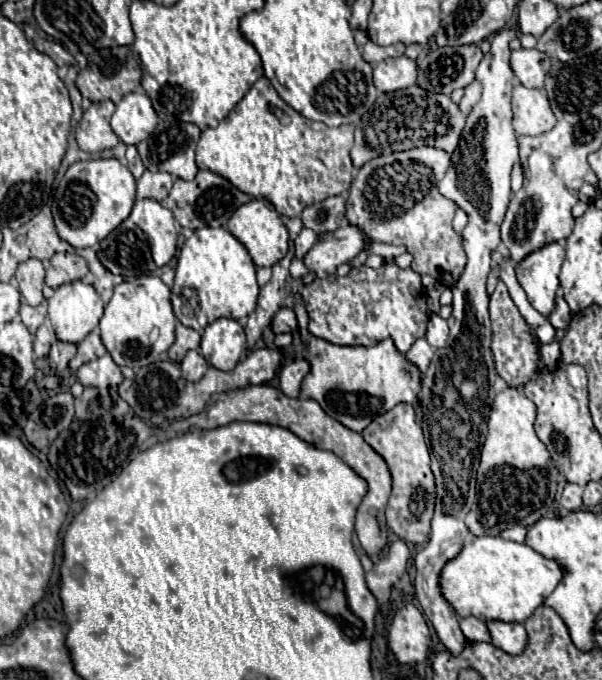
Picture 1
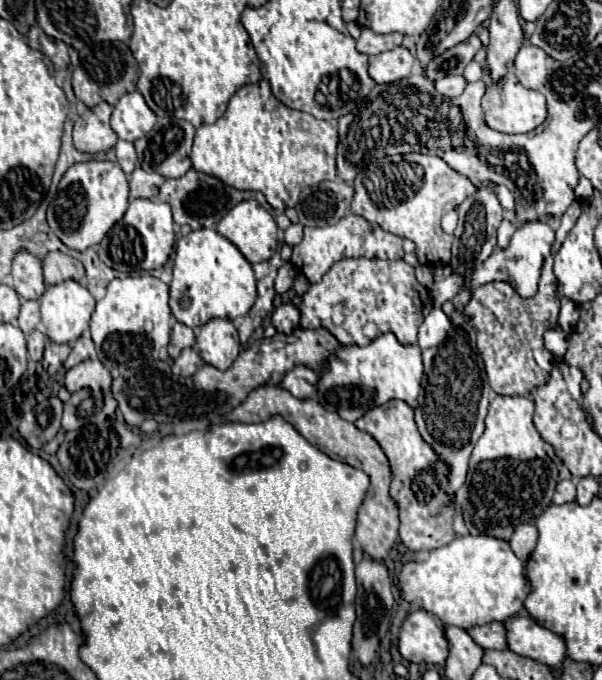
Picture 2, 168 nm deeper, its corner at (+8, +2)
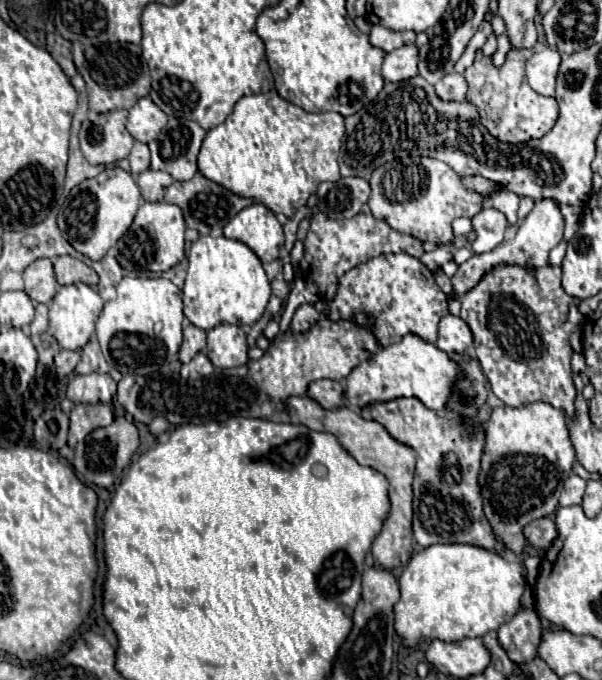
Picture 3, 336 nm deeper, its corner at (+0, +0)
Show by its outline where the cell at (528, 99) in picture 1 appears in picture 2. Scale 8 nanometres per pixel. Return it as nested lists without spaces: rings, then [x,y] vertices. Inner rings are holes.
[[[505,74],[505,78],[501,78],[501,82],[495,82],[493,86],[487,86],[483,100],[481,100],[481,108],[483,108],[483,116],[485,122],[489,124],[489,128],[503,132],[503,134],[523,134],[523,132],[531,132],[537,126],[543,124],[545,116],[547,116],[547,104],[545,104],[545,96],[541,92],[523,88],[515,74]]]

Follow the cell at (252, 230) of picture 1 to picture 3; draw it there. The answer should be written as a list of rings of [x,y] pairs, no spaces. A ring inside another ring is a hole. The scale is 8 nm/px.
[[[263,204],[243,208],[233,220],[229,220],[229,224],[223,228],[223,234],[247,244],[261,262],[277,260],[285,242],[279,220]]]

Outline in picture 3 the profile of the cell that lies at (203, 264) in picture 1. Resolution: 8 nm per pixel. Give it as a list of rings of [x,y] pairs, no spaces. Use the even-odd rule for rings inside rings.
[[[199,234],[197,242],[189,243],[189,268],[183,286],[183,304],[189,322],[201,330],[211,330],[223,322],[235,326],[255,324],[265,312],[271,288],[261,260],[253,250],[239,240],[229,240],[225,236]]]

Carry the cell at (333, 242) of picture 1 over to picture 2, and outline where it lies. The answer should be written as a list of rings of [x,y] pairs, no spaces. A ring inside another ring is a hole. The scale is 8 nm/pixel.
[[[349,214],[345,218],[341,218],[337,224],[333,226],[323,226],[323,228],[305,228],[303,240],[299,244],[293,246],[293,256],[291,256],[291,264],[295,264],[305,278],[315,284],[323,278],[323,274],[339,260],[343,258],[383,258],[383,260],[397,260],[403,258],[403,240],[395,234],[389,234],[385,230],[381,230],[381,226],[373,226],[371,222],[367,222],[365,218],[357,216],[357,214]]]

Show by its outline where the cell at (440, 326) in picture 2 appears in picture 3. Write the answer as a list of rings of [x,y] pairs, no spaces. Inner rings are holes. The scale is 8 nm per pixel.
[[[447,314],[441,318],[437,348],[441,348],[447,354],[465,352],[471,342],[473,342],[473,334],[459,316]]]

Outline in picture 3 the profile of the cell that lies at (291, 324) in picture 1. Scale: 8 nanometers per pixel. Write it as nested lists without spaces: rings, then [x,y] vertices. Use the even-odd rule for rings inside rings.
[[[303,304],[295,310],[293,320],[291,320],[291,330],[293,332],[307,332],[319,318],[319,312],[311,304]]]

